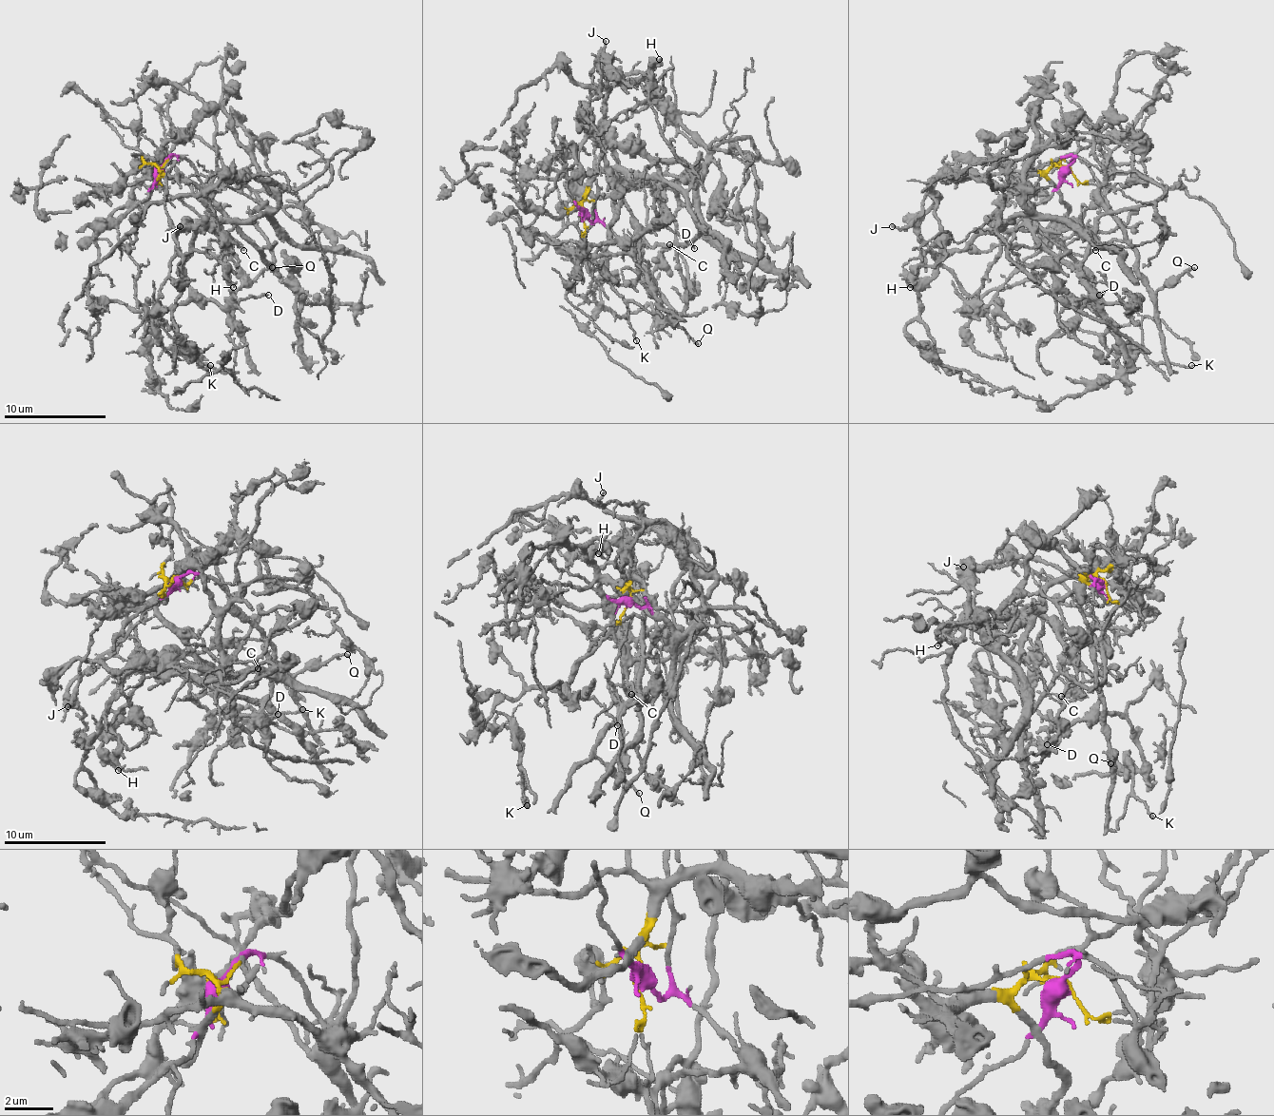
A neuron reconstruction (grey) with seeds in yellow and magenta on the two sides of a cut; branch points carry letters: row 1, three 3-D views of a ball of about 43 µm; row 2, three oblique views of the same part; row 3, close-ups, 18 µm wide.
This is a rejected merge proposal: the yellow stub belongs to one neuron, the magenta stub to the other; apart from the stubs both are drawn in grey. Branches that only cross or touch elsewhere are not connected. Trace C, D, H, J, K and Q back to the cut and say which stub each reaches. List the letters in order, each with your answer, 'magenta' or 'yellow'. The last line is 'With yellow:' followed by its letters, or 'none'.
C: yellow
D: yellow
H: yellow
J: yellow
K: yellow
Q: magenta
With yellow: C, D, H, J, K

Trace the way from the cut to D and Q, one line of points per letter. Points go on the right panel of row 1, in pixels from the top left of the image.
D: (1067, 167), (990, 142), (1031, 108), (997, 226), (1100, 295)
Q: (1067, 167), (1071, 157), (1090, 167), (1100, 205), (1118, 223), (1135, 254), (1135, 272), (1153, 290), (1194, 267)

